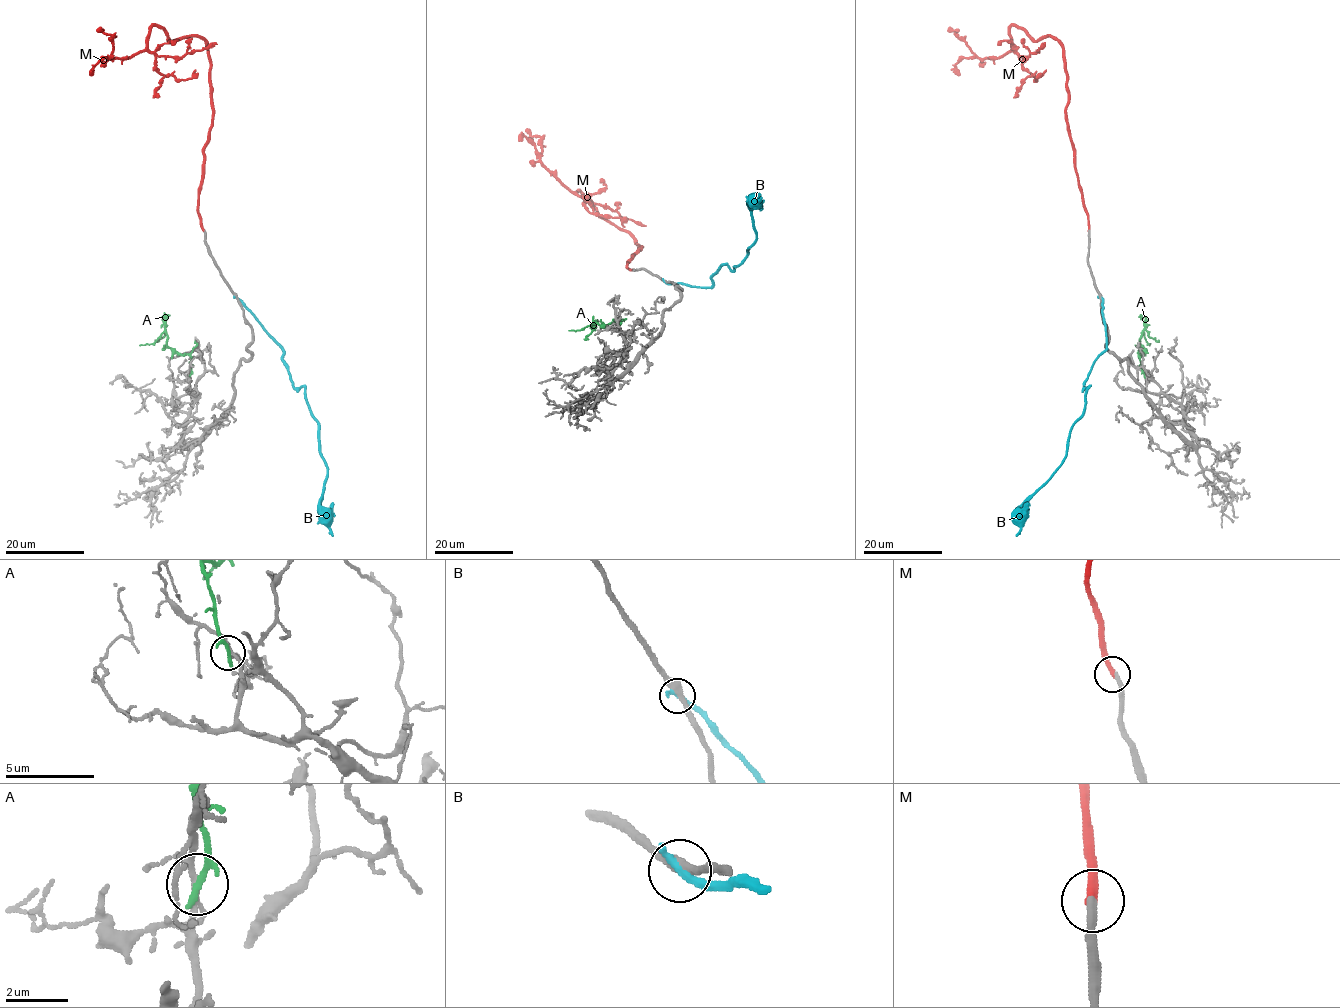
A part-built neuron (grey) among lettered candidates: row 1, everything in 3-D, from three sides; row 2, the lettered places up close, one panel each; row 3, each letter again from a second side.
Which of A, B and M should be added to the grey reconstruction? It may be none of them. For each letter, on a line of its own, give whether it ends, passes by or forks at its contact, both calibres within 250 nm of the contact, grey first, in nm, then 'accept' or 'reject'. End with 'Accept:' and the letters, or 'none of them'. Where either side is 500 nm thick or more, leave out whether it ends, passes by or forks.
A: it ends | 140/240 nm | reject
B: it ends | 360/360 nm | reject
M: it ends | 260/280 nm | accept
Accept: M

